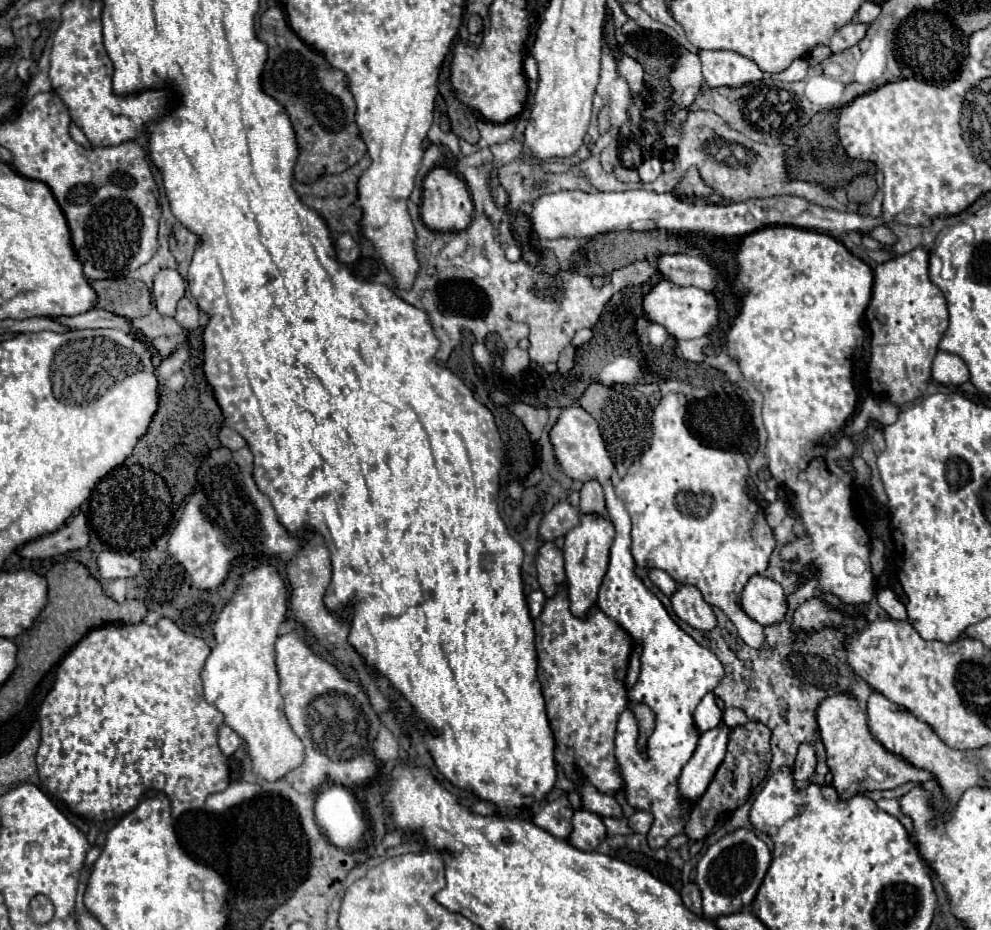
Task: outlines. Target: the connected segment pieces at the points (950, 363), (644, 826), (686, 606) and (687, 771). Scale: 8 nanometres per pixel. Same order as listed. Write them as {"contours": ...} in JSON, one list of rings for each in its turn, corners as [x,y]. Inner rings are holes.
{"contours":[[[[938,352],[934,358],[934,364],[932,364],[932,378],[940,384],[960,386],[966,380],[970,380],[970,372],[960,356],[948,354],[948,352]]],[[[644,810],[634,812],[634,814],[628,818],[630,828],[632,828],[634,832],[638,832],[638,834],[648,834],[648,830],[650,830],[650,826],[652,826],[652,820],[654,820],[654,816],[652,816],[650,812],[644,812]]],[[[678,586],[674,592],[672,610],[674,614],[690,624],[696,630],[712,630],[716,628],[716,616],[712,612],[712,606],[704,602],[702,594],[694,586]]],[[[718,724],[716,728],[704,732],[700,736],[698,748],[684,766],[680,778],[678,778],[678,788],[680,788],[680,802],[694,806],[698,798],[706,792],[720,760],[724,758],[726,744],[728,744],[728,732],[724,724]]]]}

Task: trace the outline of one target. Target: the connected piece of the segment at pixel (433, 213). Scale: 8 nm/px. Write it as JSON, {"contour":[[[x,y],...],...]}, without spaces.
{"contour":[[[446,164],[434,166],[424,180],[422,206],[420,206],[420,216],[424,224],[434,232],[460,232],[472,222],[472,214],[474,214],[474,204],[464,180],[458,178],[456,172]]]}

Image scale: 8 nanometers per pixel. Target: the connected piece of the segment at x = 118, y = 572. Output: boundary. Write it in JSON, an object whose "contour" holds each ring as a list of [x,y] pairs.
{"contour":[[[106,550],[98,556],[102,578],[132,578],[142,572],[142,562],[132,556],[120,556],[118,552]]]}

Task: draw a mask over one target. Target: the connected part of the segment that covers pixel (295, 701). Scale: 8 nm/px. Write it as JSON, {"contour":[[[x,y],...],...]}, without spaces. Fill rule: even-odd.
{"contour":[[[296,630],[278,638],[276,666],[288,722],[306,748],[304,762],[284,776],[286,782],[302,794],[316,792],[324,782],[338,782],[348,788],[370,782],[378,774],[374,740],[382,722],[362,686],[316,654]]]}

